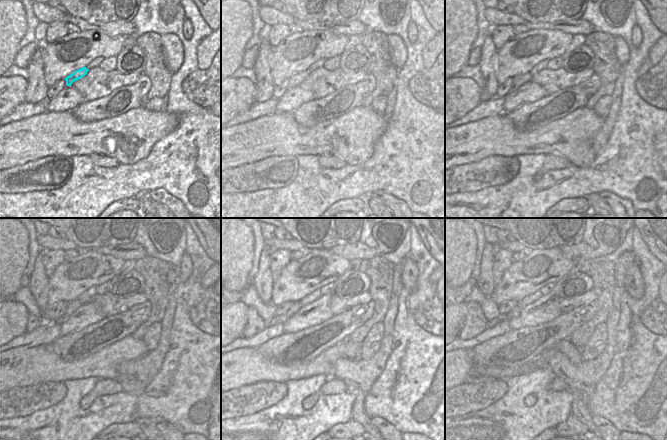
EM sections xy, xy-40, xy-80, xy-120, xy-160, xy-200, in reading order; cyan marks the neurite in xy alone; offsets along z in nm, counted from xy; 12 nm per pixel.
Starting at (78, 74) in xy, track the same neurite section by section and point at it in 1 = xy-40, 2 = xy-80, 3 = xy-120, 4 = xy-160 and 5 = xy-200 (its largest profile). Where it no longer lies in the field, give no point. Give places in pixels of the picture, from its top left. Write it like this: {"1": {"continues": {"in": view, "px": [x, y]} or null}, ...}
{"1": {"continues": {"in": "xy-40", "px": [297, 78]}}, "2": {"continues": {"in": "xy-80", "px": [522, 79]}}, "3": {"continues": {"in": "xy-120", "px": [71, 306]}}, "4": {"continues": {"in": "xy-160", "px": [296, 306]}}, "5": {"continues": {"in": "xy-200", "px": [516, 311]}}}

